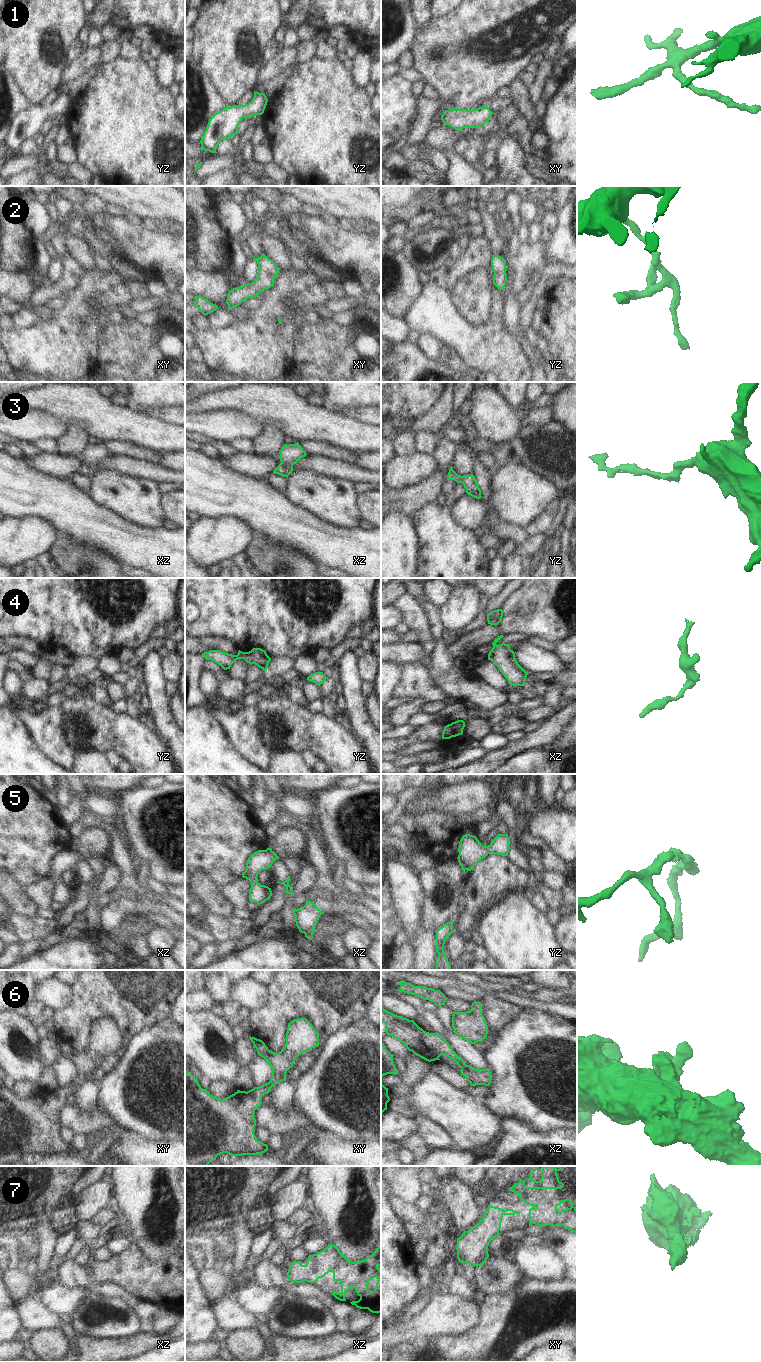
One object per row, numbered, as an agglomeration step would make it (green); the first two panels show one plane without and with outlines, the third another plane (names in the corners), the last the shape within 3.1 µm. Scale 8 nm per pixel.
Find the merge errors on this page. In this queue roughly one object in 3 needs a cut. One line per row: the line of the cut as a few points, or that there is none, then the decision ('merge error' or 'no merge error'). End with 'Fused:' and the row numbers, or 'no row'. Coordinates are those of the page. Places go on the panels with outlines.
1: no cut | no merge error
2: no cut | no merge error
3: no cut | no merge error
4: no cut | no merge error
5: no cut | no merge error
6: no cut | no merge error
7: no cut | no merge error
Fused: no row

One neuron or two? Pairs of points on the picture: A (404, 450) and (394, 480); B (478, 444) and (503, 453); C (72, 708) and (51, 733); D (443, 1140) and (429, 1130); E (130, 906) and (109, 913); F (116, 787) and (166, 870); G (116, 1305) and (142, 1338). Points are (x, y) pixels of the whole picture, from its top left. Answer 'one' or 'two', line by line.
A: two
B: one
C: two
D: one
E: one
F: two
G: two

